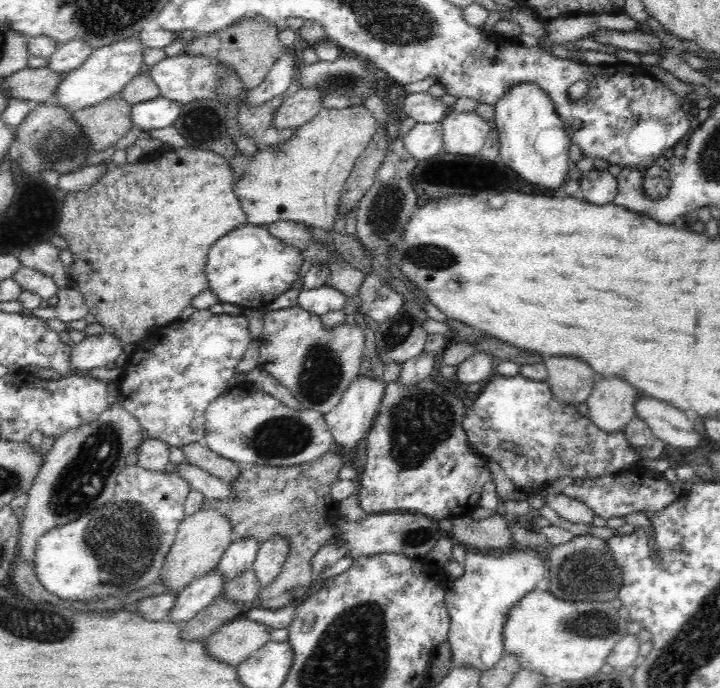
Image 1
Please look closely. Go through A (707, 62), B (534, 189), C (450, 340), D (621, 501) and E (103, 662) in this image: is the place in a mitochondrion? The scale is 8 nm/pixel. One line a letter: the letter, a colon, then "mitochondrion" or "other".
A: other
B: other
C: other
D: other
E: other

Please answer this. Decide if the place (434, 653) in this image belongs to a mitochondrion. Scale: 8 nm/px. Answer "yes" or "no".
no

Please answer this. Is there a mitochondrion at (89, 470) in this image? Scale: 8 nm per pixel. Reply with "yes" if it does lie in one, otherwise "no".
yes

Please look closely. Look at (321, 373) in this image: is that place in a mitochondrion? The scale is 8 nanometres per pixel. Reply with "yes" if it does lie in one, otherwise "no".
yes

